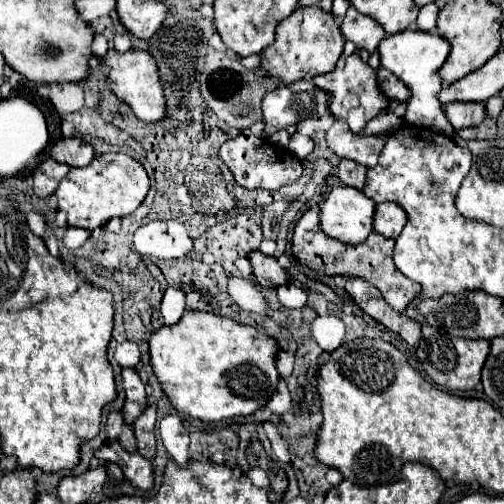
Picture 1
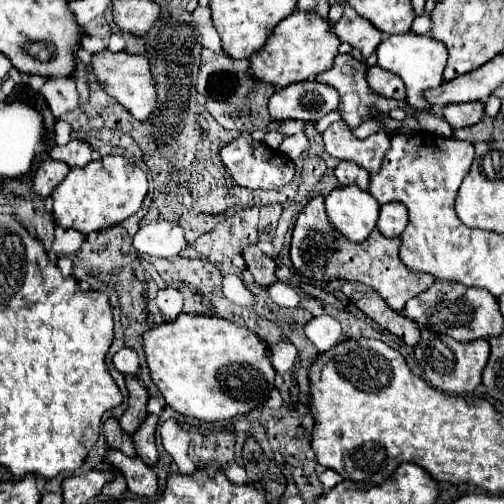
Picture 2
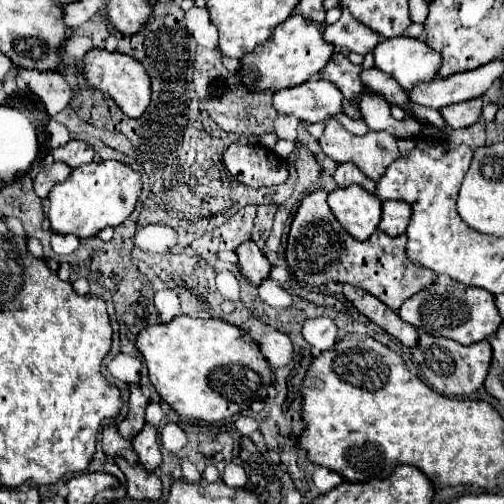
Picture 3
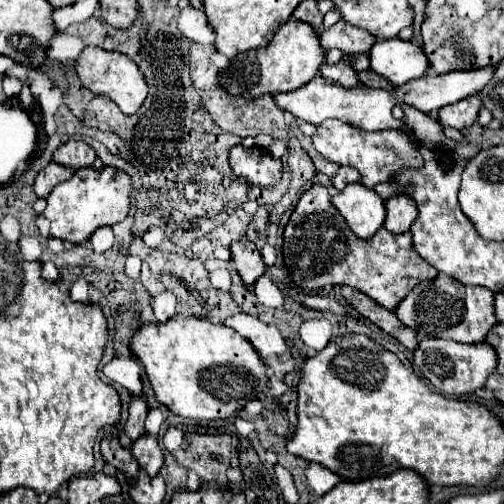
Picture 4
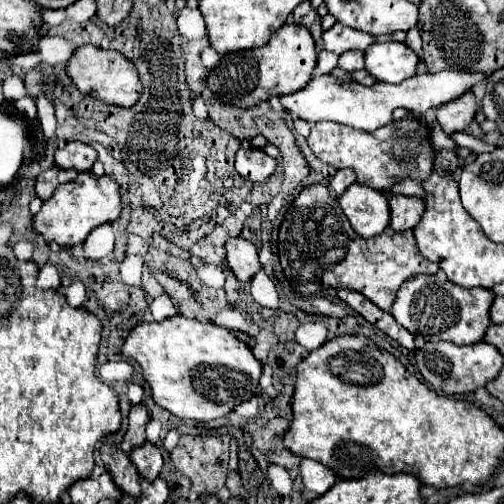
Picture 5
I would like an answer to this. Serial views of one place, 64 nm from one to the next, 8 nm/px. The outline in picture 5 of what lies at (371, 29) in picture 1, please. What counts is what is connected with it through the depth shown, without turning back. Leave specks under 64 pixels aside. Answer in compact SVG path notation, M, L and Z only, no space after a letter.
M334 24L322 34L322 42L326 50L334 54L344 54L348 50L366 50L374 42L374 36L364 36L364 32L352 32L352 28Z

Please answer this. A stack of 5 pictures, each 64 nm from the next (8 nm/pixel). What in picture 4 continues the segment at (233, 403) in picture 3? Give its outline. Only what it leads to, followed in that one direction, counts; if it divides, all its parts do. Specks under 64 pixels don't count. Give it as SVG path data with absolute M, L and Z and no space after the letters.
M178 314L164 324L144 324L132 336L130 352L144 364L156 400L162 406L166 406L172 414L182 418L194 418L194 420L230 418L234 412L242 410L246 402L258 400L266 392L266 372L264 372L266 366L258 356L258 352L252 348L252 344L246 338L242 338L236 330L224 324L214 324L206 318Z

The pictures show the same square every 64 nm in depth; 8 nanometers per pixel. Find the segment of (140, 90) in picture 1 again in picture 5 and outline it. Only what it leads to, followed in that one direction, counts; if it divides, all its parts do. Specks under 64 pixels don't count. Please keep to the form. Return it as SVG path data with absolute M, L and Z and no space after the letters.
M82 46L68 60L66 74L72 78L72 82L76 84L76 88L82 94L92 96L92 98L96 98L100 102L106 102L106 104L116 104L116 106L122 106L122 108L130 108L140 98L140 80L136 76L136 68L128 58L124 58L116 50Z

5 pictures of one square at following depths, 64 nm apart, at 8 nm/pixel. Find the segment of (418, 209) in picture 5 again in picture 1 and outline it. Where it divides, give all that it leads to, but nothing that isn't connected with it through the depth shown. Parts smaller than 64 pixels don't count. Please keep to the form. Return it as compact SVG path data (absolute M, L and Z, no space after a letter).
M382 202L376 206L374 230L386 238L396 238L406 224L406 212L394 202Z

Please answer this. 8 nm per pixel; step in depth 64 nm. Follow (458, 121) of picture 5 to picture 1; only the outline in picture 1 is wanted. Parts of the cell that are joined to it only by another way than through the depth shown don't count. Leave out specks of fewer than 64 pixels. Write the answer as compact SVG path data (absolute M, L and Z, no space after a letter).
M450 102L446 106L446 118L454 126L454 130L470 128L482 124L486 118L484 102Z

